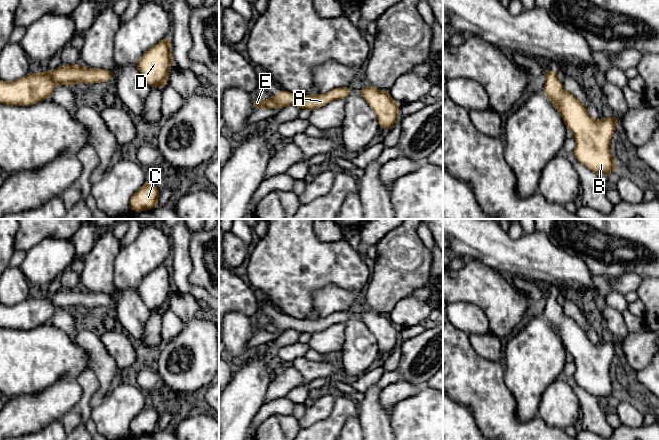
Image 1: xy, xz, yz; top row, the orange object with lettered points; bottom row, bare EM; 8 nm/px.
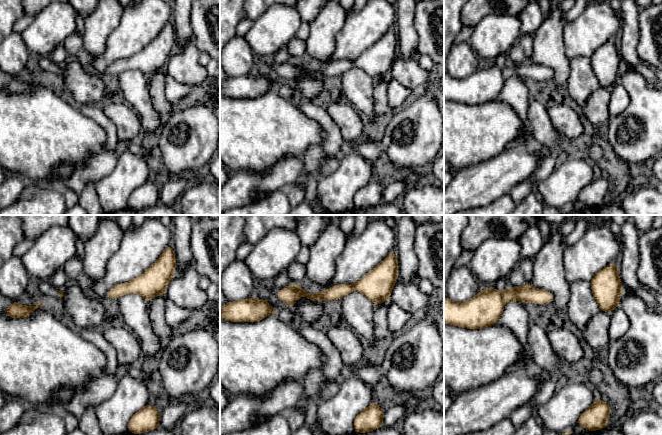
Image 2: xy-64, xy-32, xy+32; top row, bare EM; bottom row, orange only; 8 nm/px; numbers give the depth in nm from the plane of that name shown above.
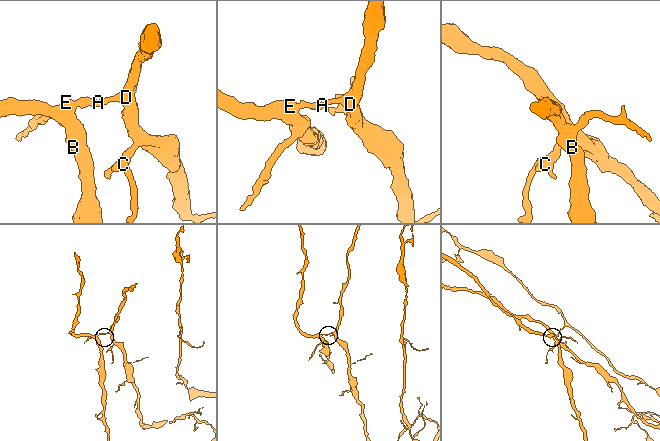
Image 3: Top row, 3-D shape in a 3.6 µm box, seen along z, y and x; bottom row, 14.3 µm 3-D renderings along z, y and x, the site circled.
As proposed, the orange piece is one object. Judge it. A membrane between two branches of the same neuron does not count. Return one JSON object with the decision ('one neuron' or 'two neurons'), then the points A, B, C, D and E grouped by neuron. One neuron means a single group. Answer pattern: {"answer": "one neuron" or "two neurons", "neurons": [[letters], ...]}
{"answer": "two neurons", "neurons": [["A", "C", "D"], ["B", "E"]]}

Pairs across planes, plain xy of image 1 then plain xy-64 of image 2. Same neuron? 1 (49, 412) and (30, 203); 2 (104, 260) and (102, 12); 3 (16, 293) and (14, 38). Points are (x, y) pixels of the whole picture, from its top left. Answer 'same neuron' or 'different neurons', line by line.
1: different neurons
2: same neuron
3: same neuron

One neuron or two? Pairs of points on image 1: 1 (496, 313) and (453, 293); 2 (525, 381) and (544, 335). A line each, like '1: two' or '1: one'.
1: one
2: one

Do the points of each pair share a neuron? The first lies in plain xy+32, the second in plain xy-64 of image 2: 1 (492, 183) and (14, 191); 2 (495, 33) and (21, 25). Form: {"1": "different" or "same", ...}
{"1": "same", "2": "different"}

